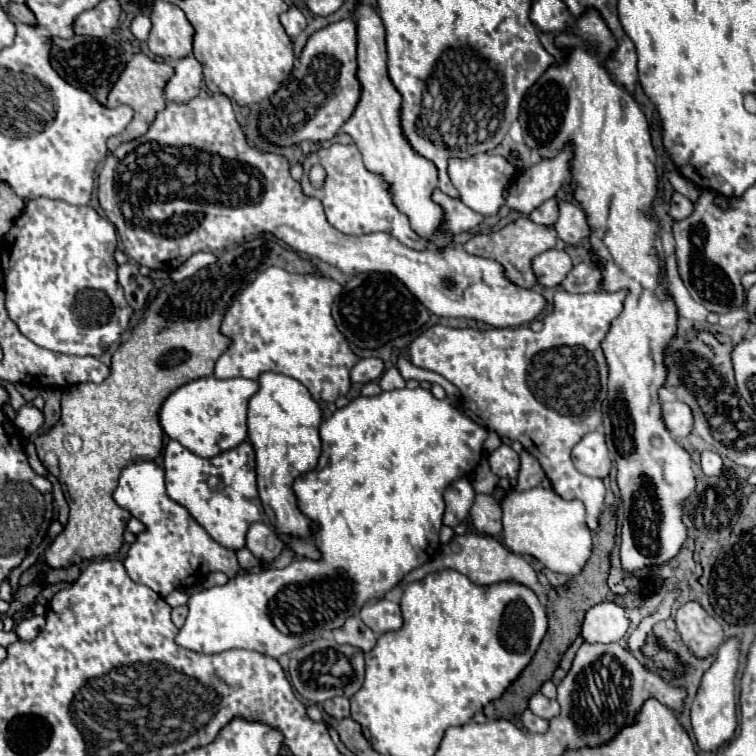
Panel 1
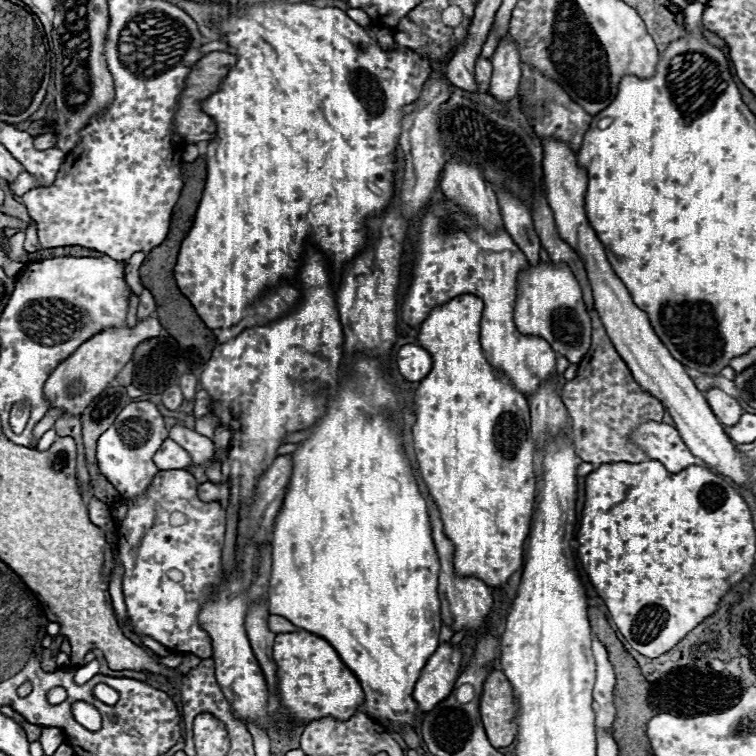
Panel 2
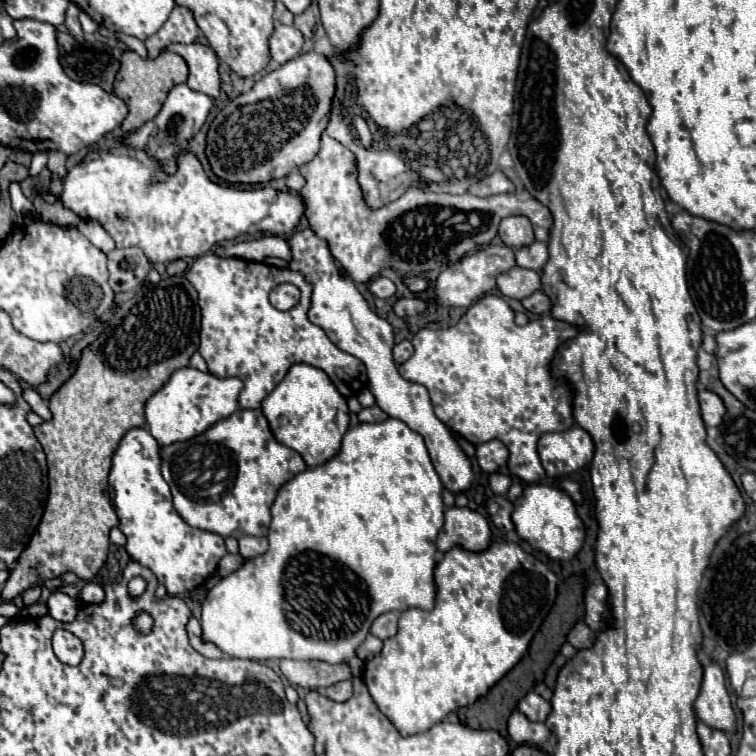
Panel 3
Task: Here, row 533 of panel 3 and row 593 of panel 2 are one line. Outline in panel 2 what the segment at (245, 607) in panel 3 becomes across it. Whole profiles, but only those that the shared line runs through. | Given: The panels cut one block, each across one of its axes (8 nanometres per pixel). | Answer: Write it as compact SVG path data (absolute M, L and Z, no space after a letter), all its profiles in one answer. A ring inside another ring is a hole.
M358 356L358 358L352 360L350 368L352 368L352 372L350 374L344 372L336 394L330 396L328 410L322 416L322 420L318 420L314 426L310 426L310 438L302 440L300 446L296 448L296 452L292 454L294 472L292 472L290 484L288 484L288 492L284 496L282 510L276 516L276 526L274 526L274 534L272 534L272 576L270 576L268 604L270 604L270 614L284 616L294 626L298 626L302 630L308 630L308 632L328 640L336 648L336 652L340 654L344 664L360 680L360 686L364 690L362 710L368 716L372 716L374 720L390 722L390 726L398 734L402 734L404 726L416 728L420 724L418 704L414 702L412 692L414 692L414 686L420 678L422 668L426 666L428 658L436 652L438 642L440 642L438 640L440 626L442 626L440 598L438 598L440 562L438 562L436 548L434 548L434 542L432 542L432 528L430 528L430 520L428 520L426 500L418 492L418 486L416 486L416 480L412 476L408 458L402 450L402 436L406 432L405 423L403 422L403 415L407 412L406 403L398 398L392 380L388 380L388 376L384 374L378 360Z

